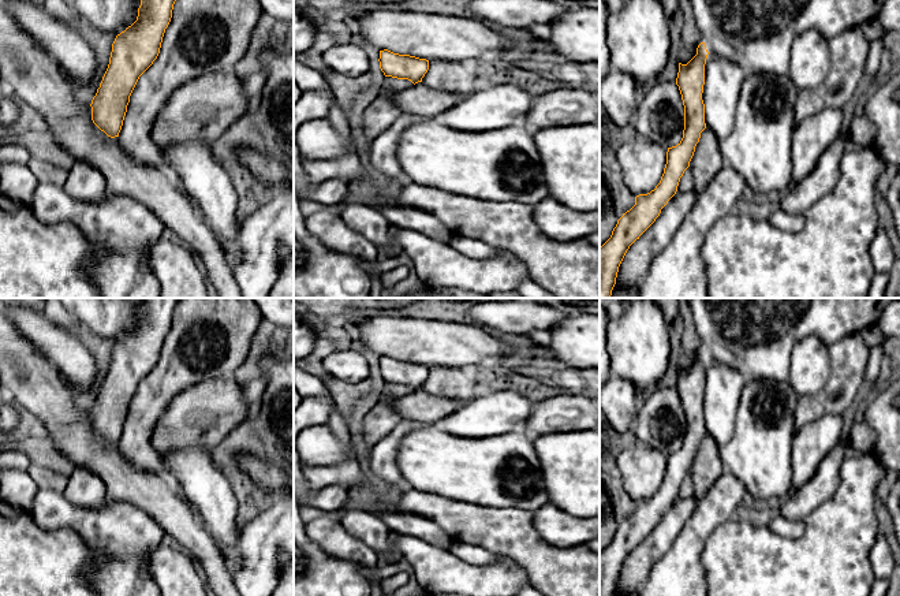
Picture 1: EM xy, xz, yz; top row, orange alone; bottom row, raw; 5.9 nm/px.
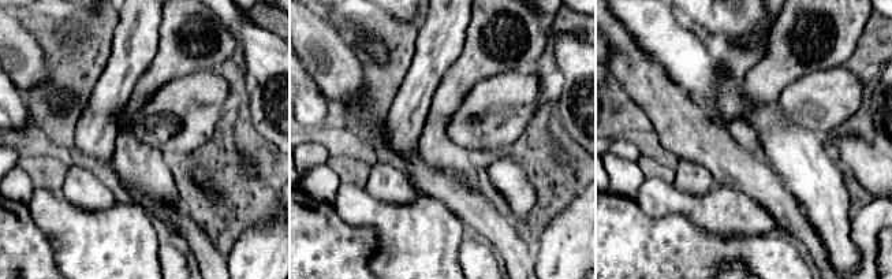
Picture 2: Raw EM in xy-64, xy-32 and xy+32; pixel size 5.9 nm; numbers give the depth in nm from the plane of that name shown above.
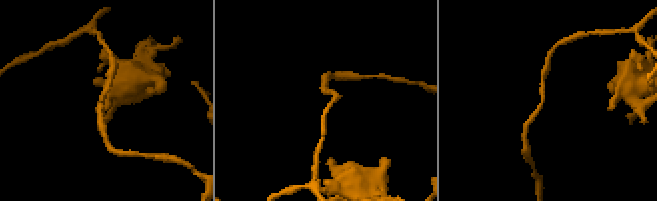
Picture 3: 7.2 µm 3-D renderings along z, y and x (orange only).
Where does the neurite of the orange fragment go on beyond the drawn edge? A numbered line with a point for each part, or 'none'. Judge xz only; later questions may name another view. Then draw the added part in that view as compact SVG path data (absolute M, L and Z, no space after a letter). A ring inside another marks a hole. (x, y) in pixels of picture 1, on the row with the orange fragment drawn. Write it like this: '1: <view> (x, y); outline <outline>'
none

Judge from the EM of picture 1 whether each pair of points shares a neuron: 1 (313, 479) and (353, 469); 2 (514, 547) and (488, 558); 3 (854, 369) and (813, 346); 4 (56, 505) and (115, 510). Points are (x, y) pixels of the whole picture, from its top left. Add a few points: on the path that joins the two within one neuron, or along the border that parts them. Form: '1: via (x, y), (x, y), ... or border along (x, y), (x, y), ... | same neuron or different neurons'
1: via (322, 476), (343, 475) | same neuron
2: border along (465, 543), (481, 546), (497, 557) | different neurons
3: border along (828, 346), (829, 379), (822, 387) | different neurons
4: via (71, 517), (100, 517) | same neuron

